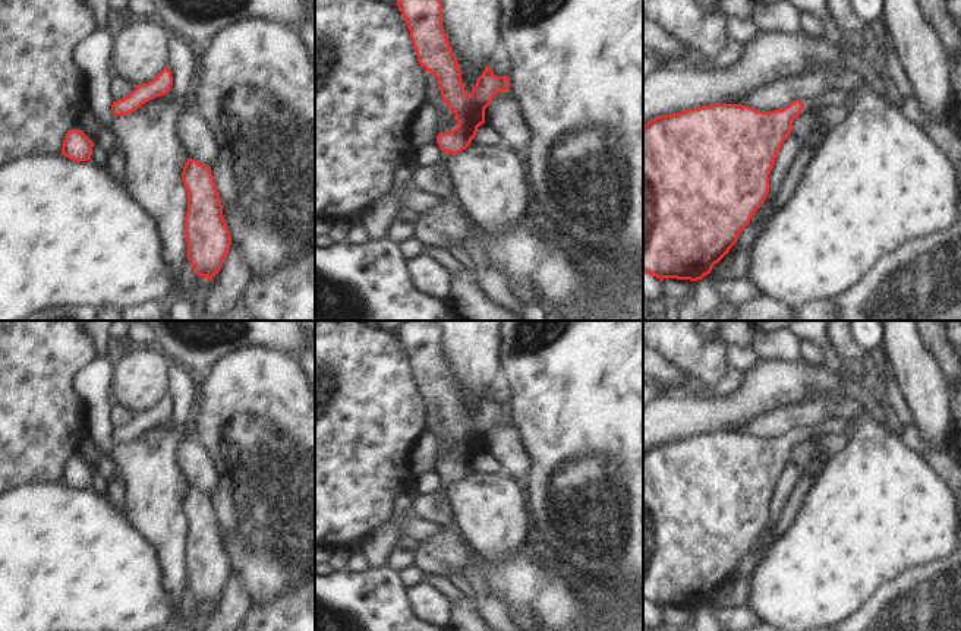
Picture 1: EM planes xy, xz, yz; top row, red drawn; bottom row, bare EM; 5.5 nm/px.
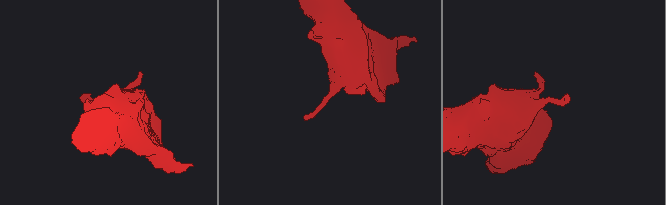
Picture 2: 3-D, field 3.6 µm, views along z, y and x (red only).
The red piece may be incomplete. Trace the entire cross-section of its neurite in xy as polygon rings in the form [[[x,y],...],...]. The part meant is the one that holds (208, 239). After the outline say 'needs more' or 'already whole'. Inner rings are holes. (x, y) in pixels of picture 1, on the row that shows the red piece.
[[[188,158],[182,182],[188,190],[185,237],[188,259],[196,275],[208,281],[218,274],[231,244],[231,236],[223,217],[223,205],[215,189],[211,167]]]; already whole

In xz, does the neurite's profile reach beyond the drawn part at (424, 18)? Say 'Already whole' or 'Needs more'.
Needs more

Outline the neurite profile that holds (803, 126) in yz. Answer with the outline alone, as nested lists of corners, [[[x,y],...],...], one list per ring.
[[[812,108],[794,119],[791,132],[801,146],[810,136],[813,136],[815,152],[820,149],[829,135],[829,129],[826,126],[820,127],[817,132],[815,130],[815,117],[817,114],[817,110],[819,108]]]

